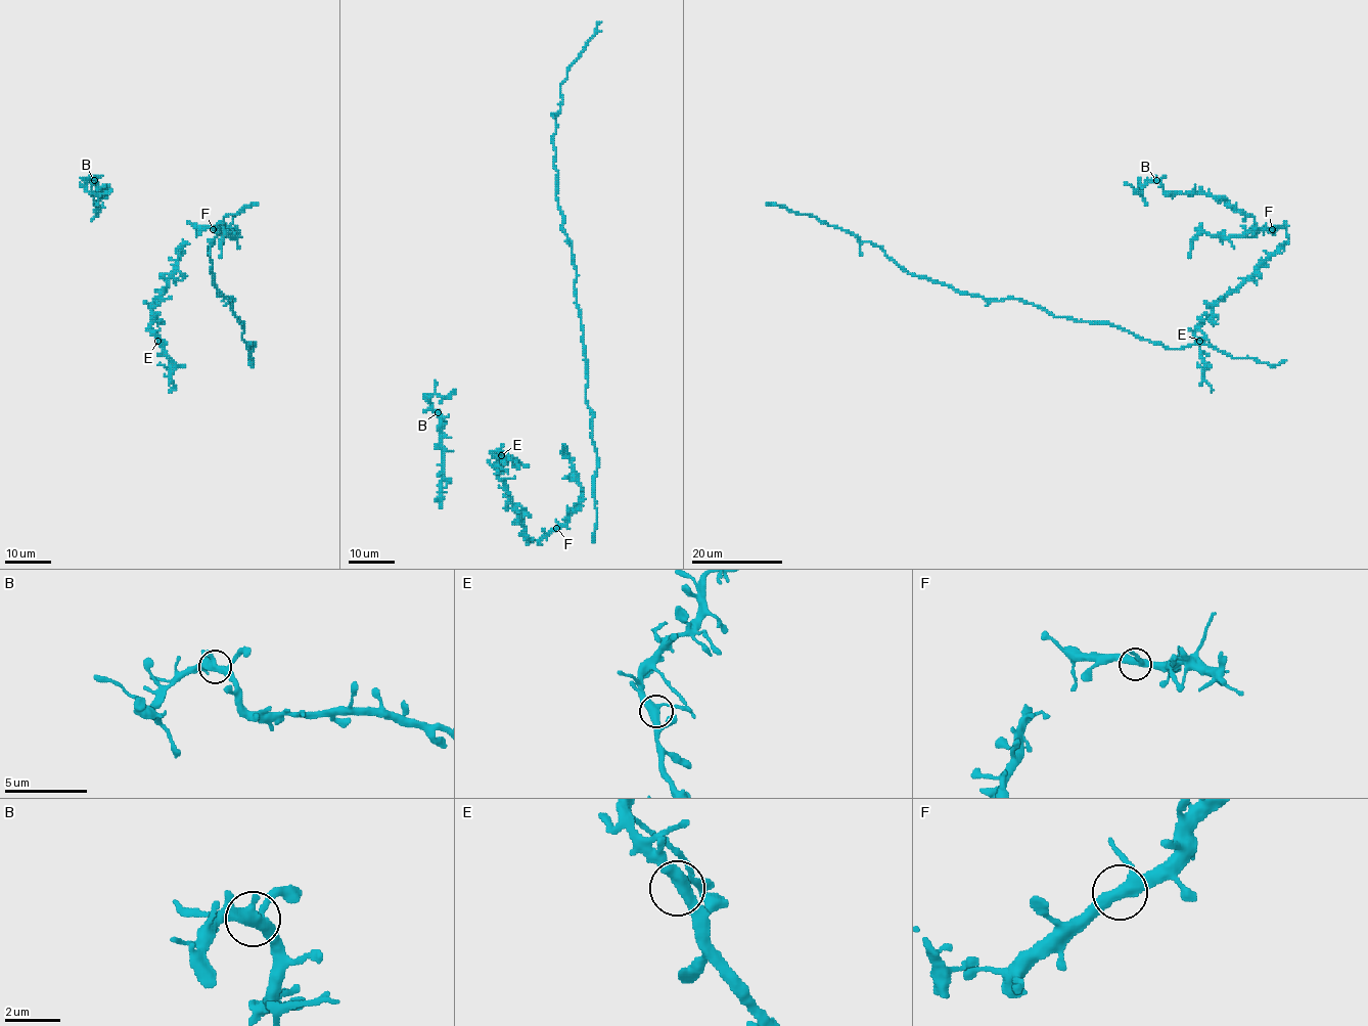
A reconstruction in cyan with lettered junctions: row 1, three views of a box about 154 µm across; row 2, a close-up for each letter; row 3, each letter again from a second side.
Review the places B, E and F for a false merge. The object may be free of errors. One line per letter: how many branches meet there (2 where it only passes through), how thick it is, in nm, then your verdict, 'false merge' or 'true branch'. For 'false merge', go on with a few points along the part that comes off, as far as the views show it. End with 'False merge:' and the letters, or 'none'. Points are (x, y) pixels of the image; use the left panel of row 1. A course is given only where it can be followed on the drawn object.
B: branches 3; calibre 380 nm; true branch
E: branches 3; calibre 360 nm; true branch
F: branches 3; calibre 360 nm; true branch
False merge: none

